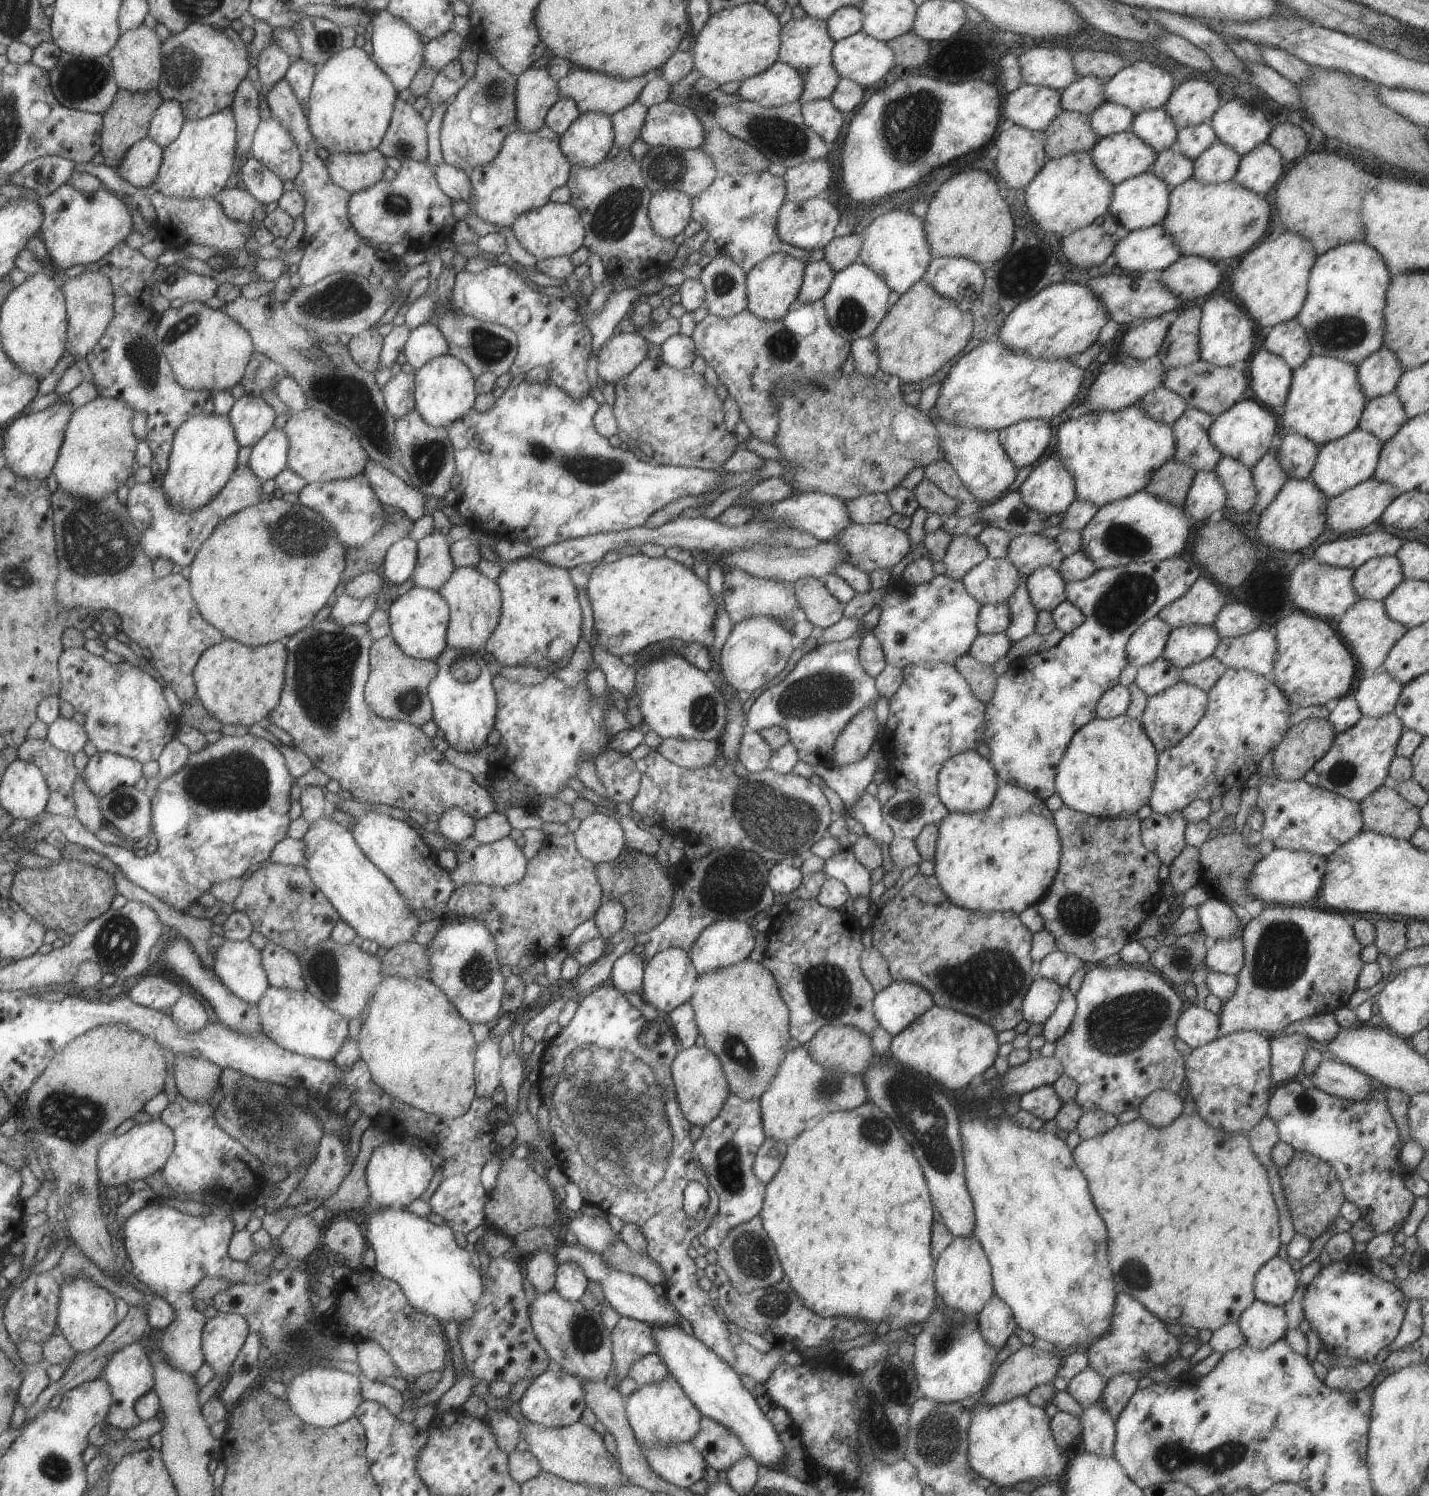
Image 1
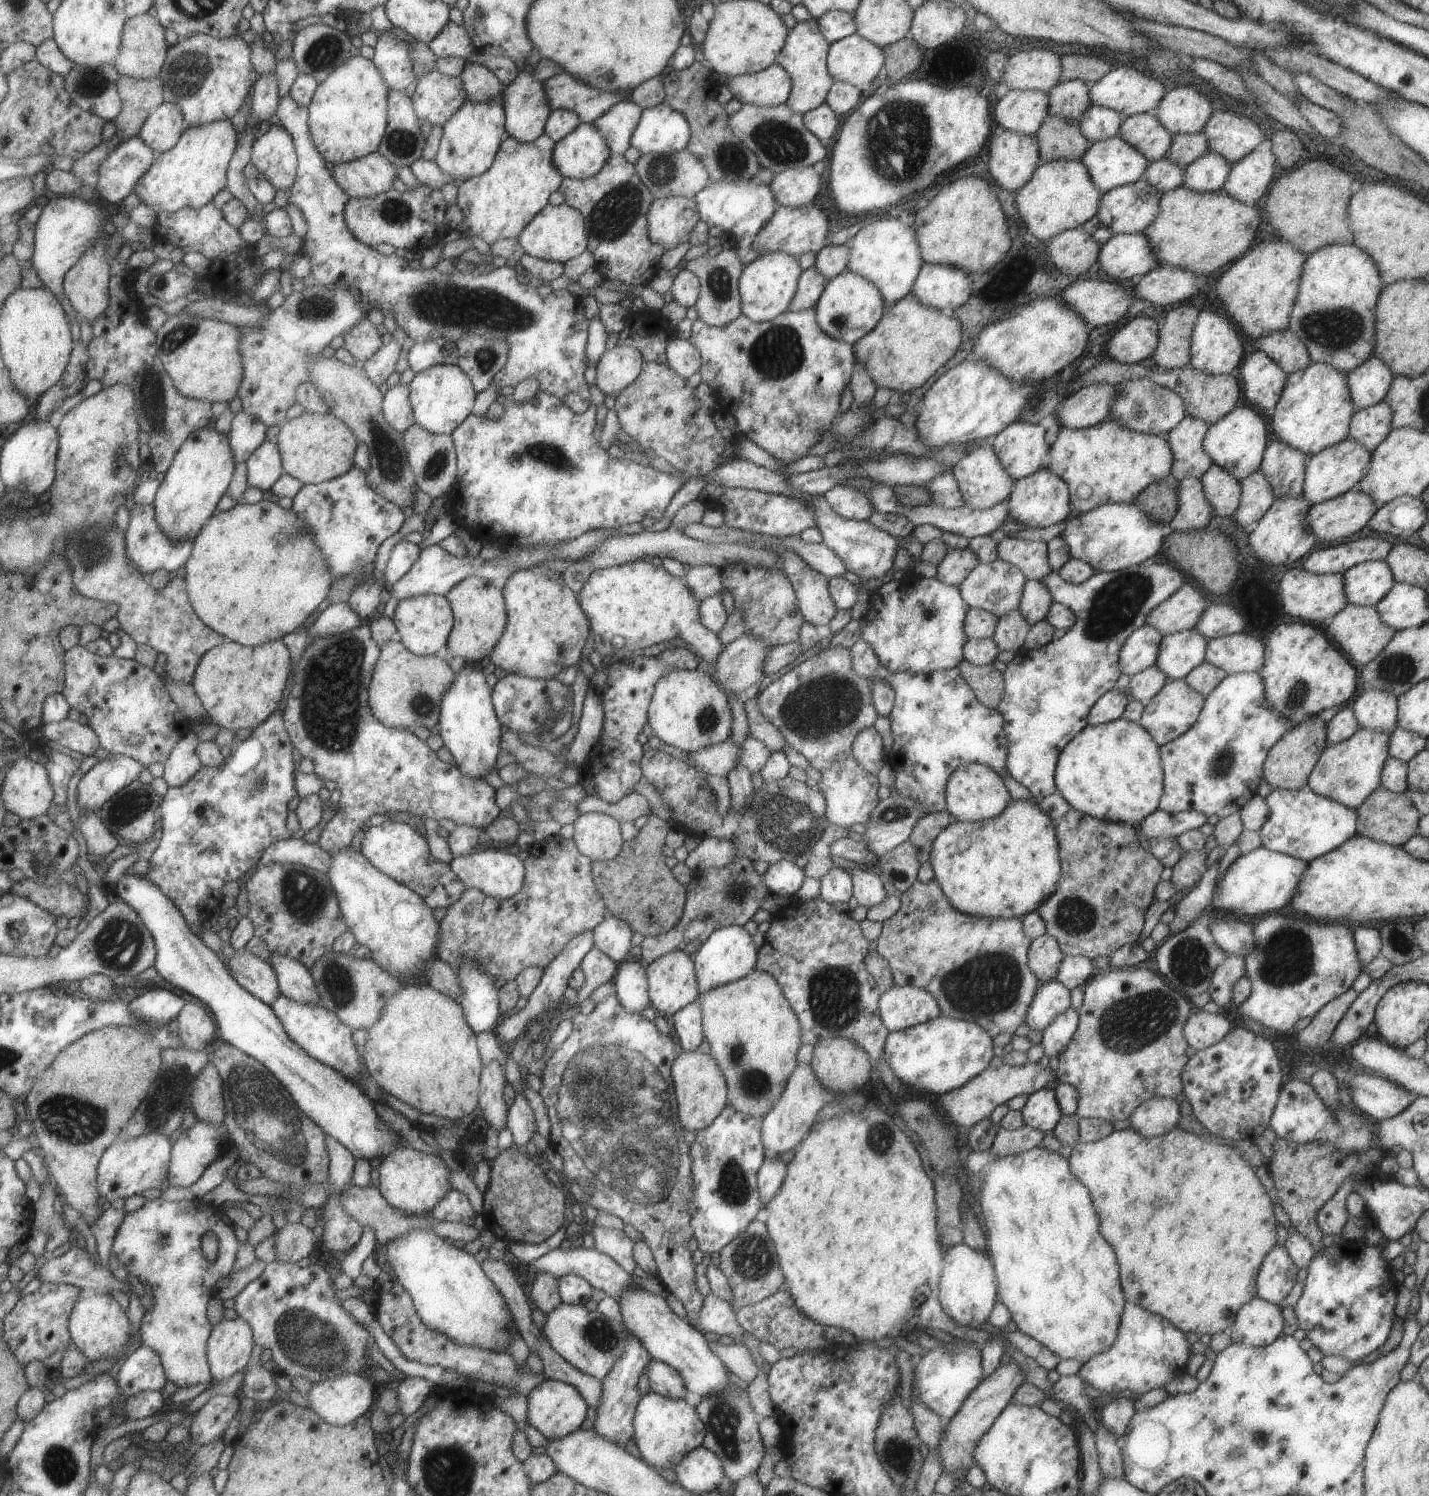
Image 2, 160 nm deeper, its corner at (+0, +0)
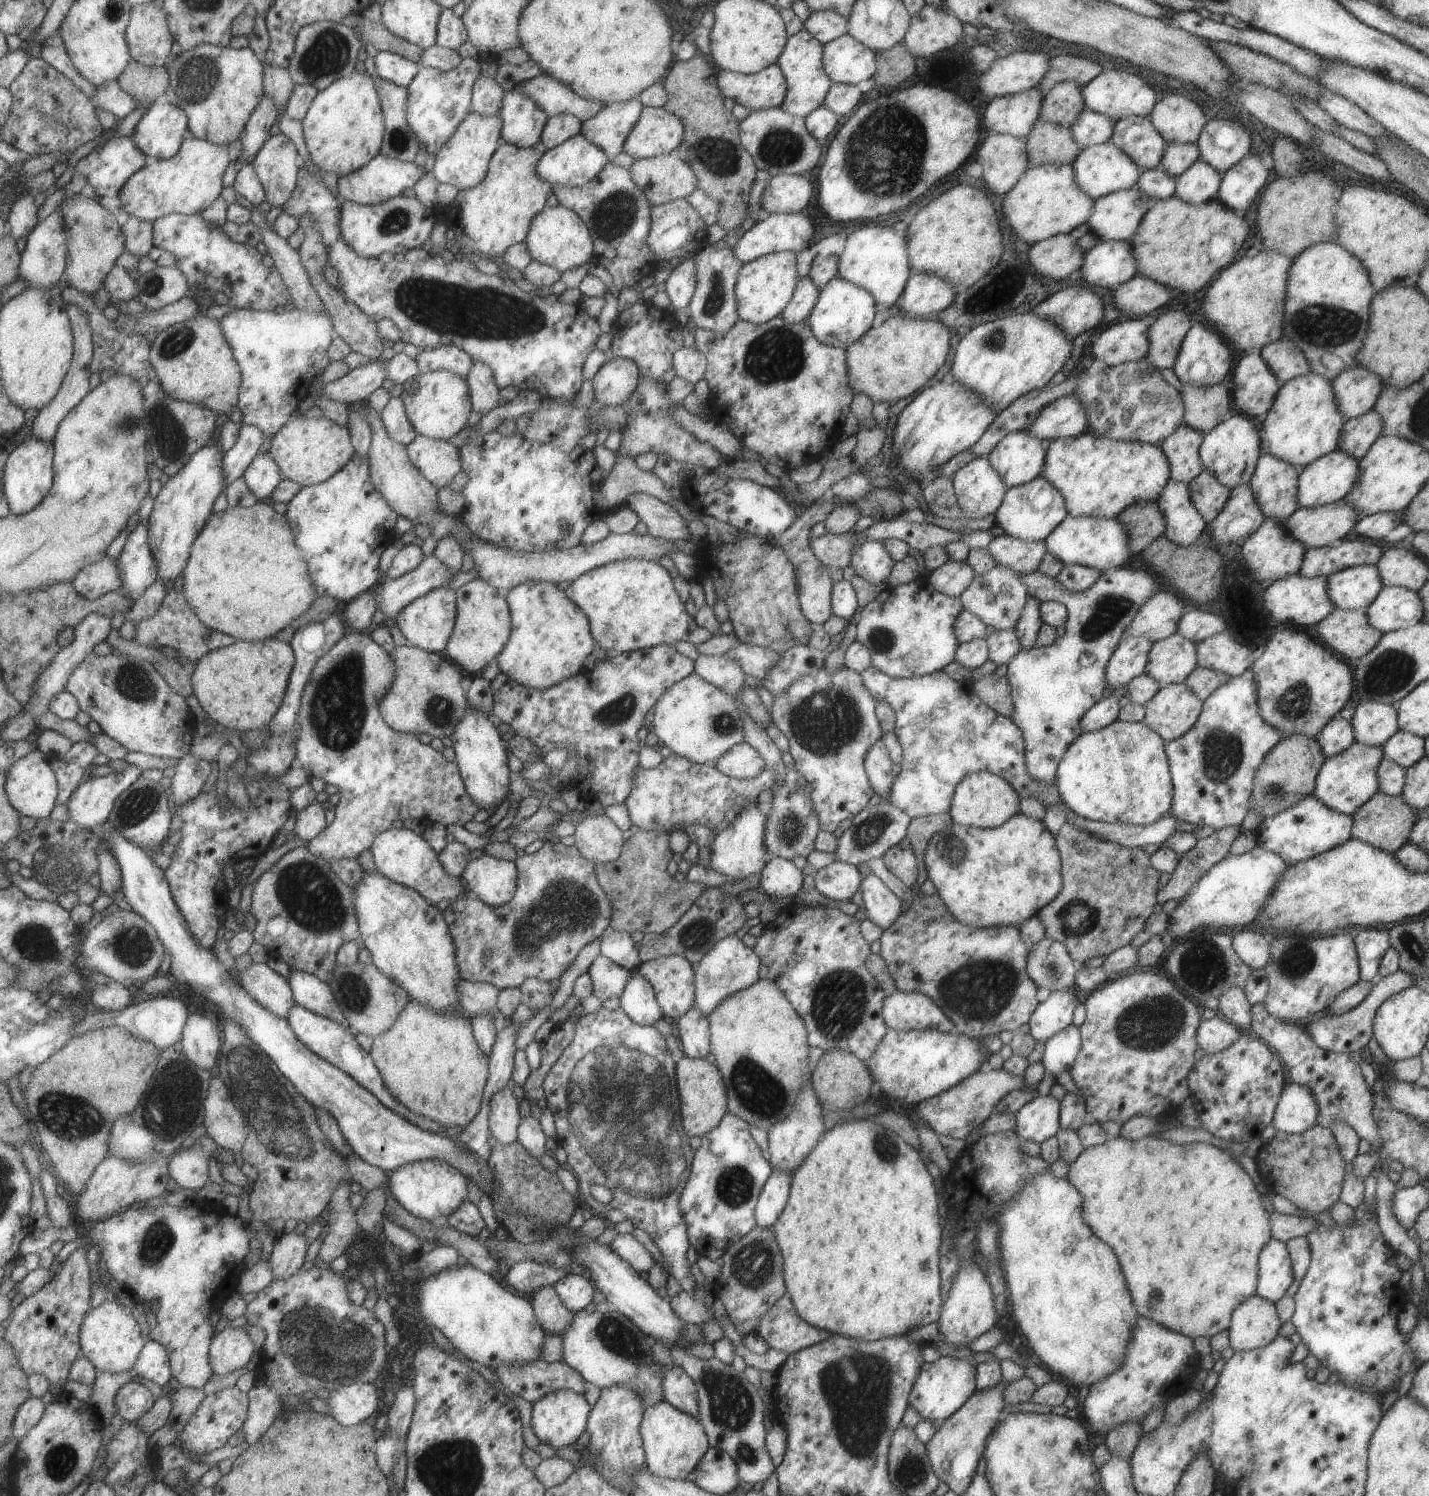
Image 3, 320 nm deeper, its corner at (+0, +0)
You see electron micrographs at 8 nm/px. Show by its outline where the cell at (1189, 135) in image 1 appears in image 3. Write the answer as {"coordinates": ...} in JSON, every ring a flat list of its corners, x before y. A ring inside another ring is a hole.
{"coordinates":[[1166,143,1157,168,1167,176,1176,178,1197,160,1200,156,1196,144]]}

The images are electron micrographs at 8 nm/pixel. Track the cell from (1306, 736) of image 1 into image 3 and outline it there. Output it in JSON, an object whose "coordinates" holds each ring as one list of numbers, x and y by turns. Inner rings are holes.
{"coordinates":[[1305,735,1283,736,1263,757,1253,777,1252,789,1247,801,1248,812,1256,813,1261,820,1272,817,1309,796,1315,779,1325,759,1317,739]]}

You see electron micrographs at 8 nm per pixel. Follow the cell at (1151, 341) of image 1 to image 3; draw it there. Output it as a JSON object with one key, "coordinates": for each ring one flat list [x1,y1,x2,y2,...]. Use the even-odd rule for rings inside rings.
{"coordinates":[[1135,317,1117,322,1099,332,1091,342,1091,354,1106,366,1121,363,1138,365,1148,351,1147,331,1148,326]]}

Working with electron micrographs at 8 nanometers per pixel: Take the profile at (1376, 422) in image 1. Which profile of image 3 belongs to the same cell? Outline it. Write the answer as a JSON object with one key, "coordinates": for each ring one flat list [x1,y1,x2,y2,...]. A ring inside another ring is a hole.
{"coordinates":[[1373,410,1347,419,1341,425,1336,449,1359,460,1365,456,1373,441,1380,435,1380,416]]}

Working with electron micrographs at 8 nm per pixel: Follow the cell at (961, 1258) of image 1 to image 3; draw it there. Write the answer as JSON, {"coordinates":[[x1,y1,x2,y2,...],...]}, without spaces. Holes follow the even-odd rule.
{"coordinates":[[969,1259,959,1260,959,1266,951,1290,940,1308,938,1334,943,1343,963,1347,968,1346,986,1330,994,1328,993,1324,997,1322,998,1316,994,1309,990,1284,978,1266]]}

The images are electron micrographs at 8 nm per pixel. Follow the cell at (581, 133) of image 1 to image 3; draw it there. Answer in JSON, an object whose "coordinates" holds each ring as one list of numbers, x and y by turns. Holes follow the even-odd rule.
{"coordinates":[[581,133,545,150,539,157,535,174,547,184,580,187,589,182,609,159]]}

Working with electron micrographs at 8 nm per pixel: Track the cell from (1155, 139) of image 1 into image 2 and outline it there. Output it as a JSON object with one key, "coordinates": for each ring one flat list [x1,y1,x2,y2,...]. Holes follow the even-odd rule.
{"coordinates":[[1152,112,1123,118,1118,136,1140,152,1149,163,1166,157,1171,144,1170,132,1159,124]]}

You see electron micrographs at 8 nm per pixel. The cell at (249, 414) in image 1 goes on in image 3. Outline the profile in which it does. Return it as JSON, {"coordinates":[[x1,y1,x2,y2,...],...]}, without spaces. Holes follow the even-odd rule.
{"coordinates":[[240,425,235,444,226,450,223,468,226,484,230,485,241,477,252,458,257,455,257,448,265,435,253,425]]}

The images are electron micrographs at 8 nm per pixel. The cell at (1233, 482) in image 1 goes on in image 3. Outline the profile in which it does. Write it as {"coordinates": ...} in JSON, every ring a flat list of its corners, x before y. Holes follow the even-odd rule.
{"coordinates":[[1205,468,1193,480,1187,483,1188,495,1197,512,1206,523,1210,523,1223,508,1229,491,1219,484,1215,477]]}

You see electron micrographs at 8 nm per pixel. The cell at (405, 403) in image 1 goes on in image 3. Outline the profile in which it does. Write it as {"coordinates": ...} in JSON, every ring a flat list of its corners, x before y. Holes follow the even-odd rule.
{"coordinates":[[393,397,388,400,380,412,380,419,387,436,390,436,391,440,403,446,407,446,417,436,408,421,403,402,401,402,399,397]]}

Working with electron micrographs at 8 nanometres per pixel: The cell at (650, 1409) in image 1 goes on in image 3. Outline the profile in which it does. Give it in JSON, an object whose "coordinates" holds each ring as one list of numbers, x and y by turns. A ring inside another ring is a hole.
{"coordinates":[[665,1400,644,1408,640,1435,646,1470,654,1477,664,1479,685,1480,685,1476,696,1468,703,1453,710,1447,699,1421,677,1410]]}

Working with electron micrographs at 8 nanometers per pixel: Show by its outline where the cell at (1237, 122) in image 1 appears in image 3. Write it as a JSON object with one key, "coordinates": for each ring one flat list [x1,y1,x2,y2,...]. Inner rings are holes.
{"coordinates":[[1208,120,1196,145,1200,160,1221,174,1250,152,1248,132,1229,120]]}

